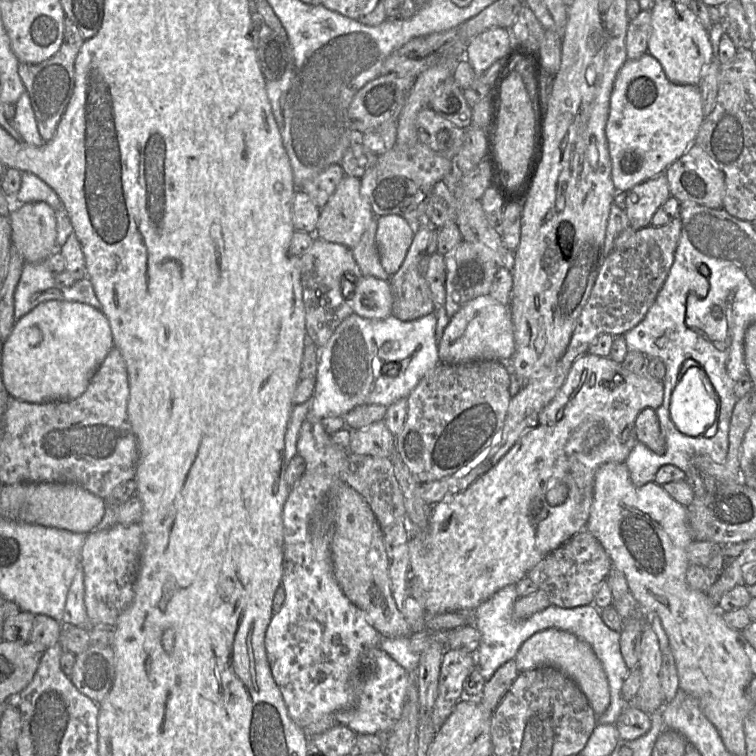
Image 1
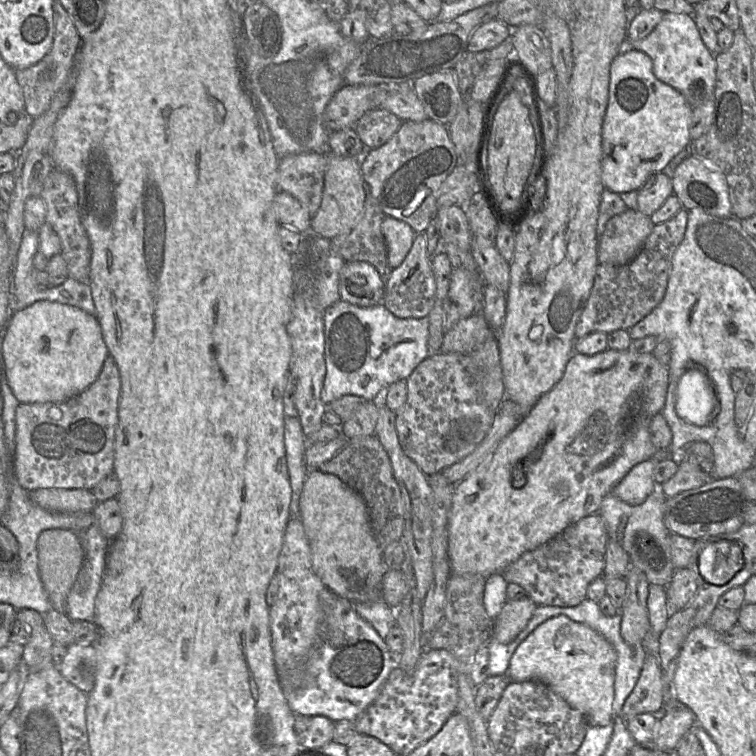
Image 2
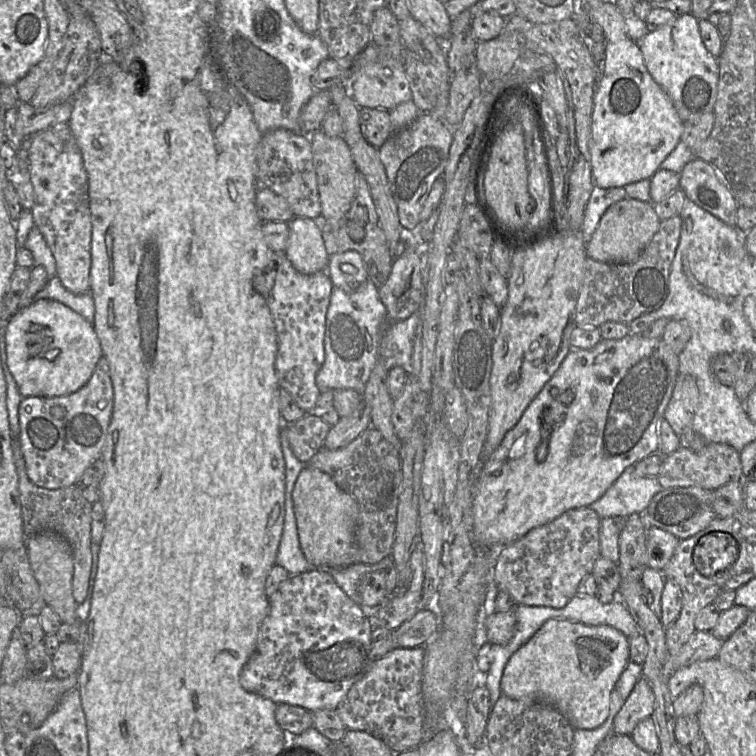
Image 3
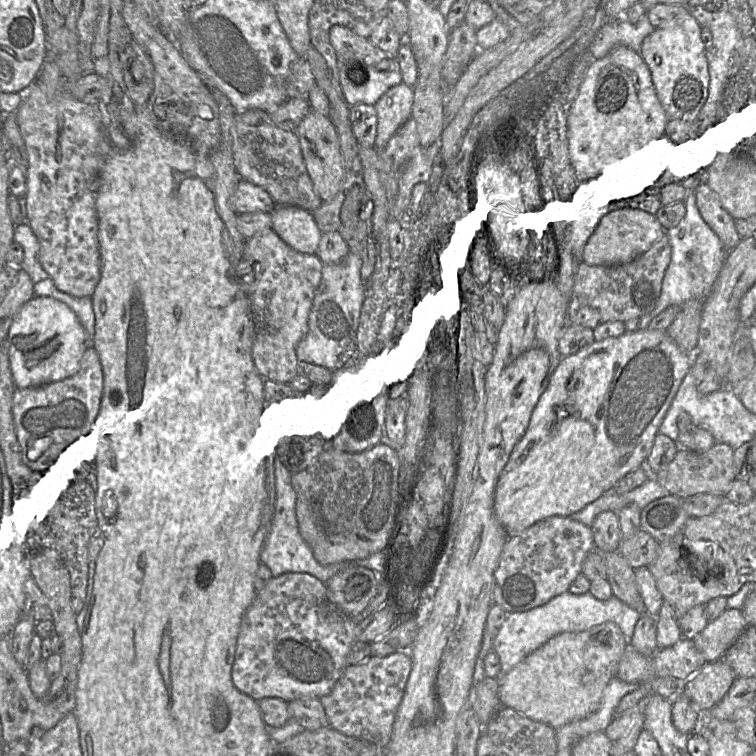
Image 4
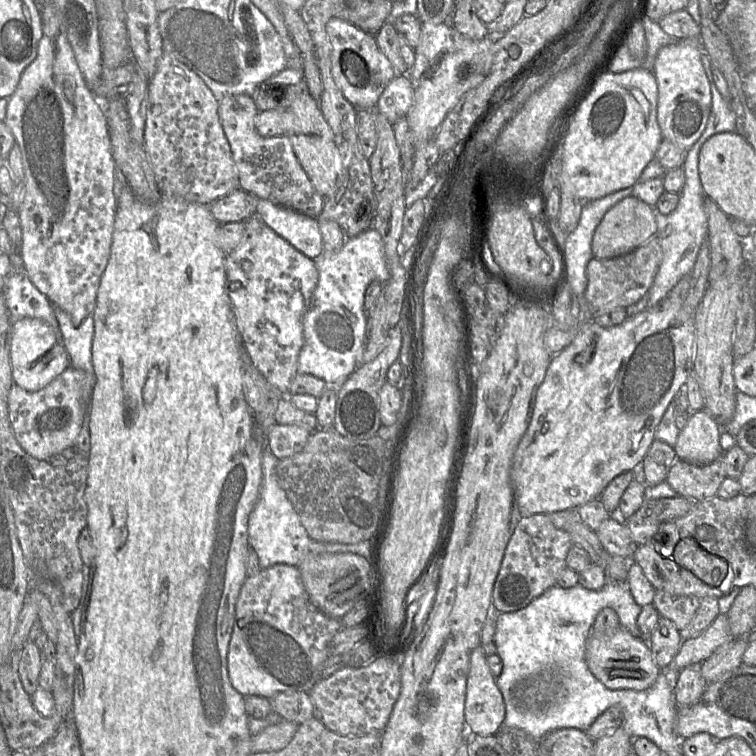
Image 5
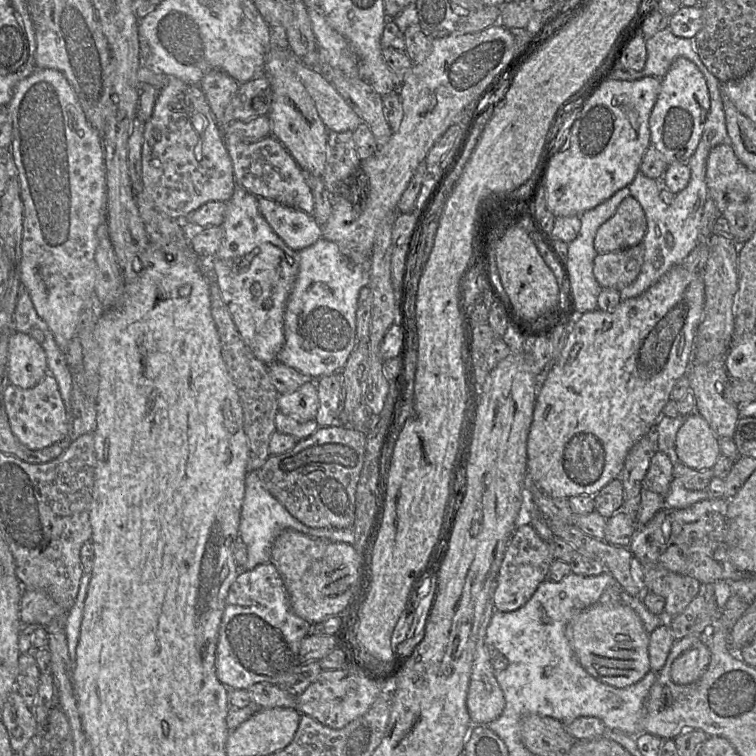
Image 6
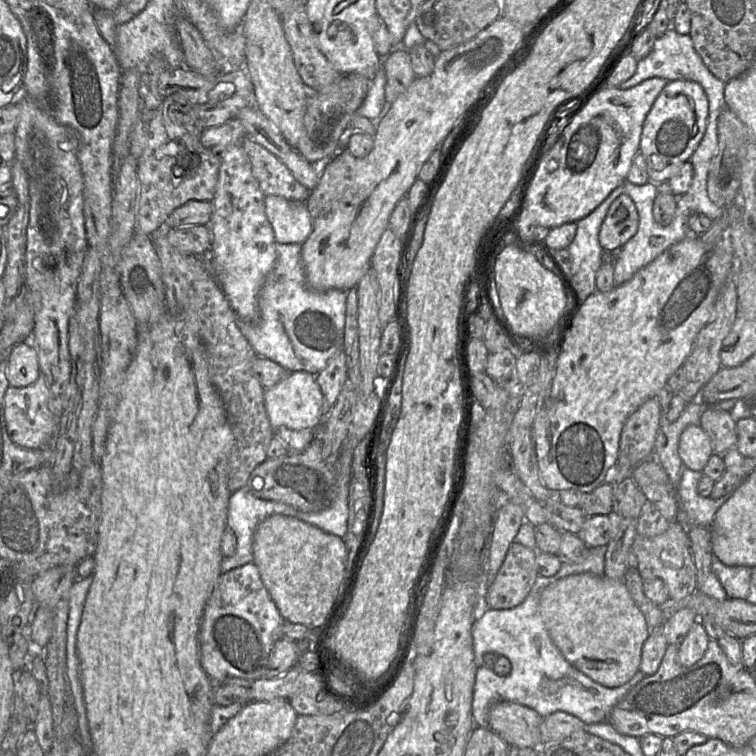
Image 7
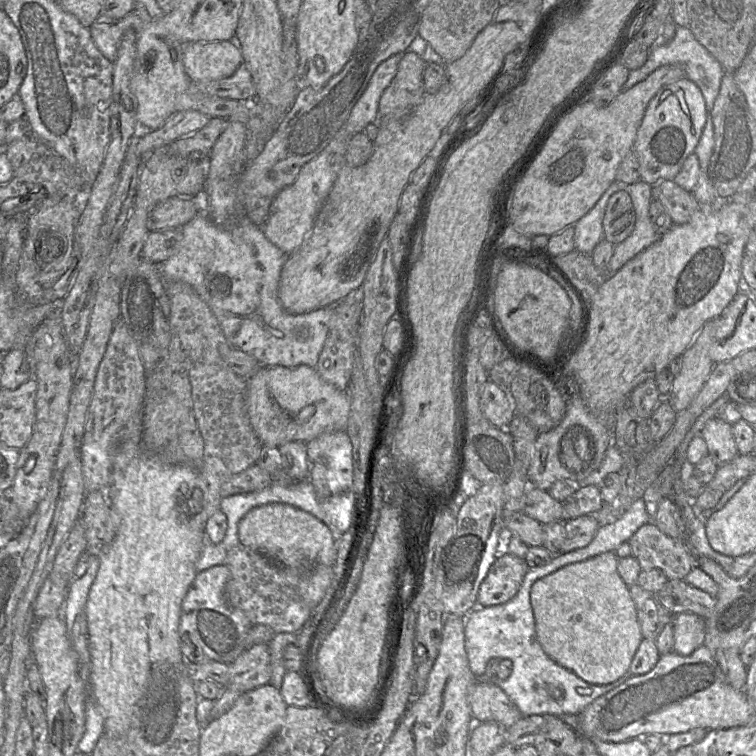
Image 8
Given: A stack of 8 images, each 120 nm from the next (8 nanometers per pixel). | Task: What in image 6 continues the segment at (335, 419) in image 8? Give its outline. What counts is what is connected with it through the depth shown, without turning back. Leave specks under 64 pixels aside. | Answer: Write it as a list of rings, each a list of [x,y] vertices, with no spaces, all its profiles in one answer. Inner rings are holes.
[[[307,381],[297,390],[281,394],[278,398],[278,411],[298,420],[315,419],[319,407],[315,381]]]

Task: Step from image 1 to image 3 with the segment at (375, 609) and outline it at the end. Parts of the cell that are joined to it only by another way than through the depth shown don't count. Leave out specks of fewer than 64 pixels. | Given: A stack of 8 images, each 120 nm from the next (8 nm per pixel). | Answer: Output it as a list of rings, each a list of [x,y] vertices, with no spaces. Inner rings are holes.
[[[305,466],[297,477],[292,492],[300,548],[315,568],[351,565],[349,550],[354,542],[358,519],[356,499],[341,489],[332,477],[313,467]]]

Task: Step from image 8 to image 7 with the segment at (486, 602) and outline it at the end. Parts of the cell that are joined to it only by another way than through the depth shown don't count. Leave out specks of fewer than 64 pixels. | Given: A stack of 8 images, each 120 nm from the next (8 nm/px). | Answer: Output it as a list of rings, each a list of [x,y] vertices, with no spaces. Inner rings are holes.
[[[513,542],[497,572],[486,590],[486,601],[492,609],[510,609],[521,604],[531,591],[537,576],[536,556],[538,550]]]

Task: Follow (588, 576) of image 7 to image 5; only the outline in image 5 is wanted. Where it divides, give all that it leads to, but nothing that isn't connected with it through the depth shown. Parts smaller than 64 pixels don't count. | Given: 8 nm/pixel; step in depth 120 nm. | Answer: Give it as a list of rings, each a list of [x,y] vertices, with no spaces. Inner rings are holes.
[[[621,626],[611,634],[591,631],[586,640],[585,661],[592,674],[612,690],[648,689],[661,673],[661,669],[654,661],[648,642],[641,637],[632,636]]]

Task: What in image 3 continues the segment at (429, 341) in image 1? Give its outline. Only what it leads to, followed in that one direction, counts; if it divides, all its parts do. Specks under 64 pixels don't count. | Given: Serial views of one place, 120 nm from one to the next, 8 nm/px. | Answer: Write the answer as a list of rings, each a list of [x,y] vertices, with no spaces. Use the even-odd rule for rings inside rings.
[[[369,279],[353,293],[332,287],[324,331],[325,359],[315,378],[320,393],[348,388],[363,394],[377,361],[383,361],[388,370],[396,366],[409,367],[419,310],[404,320],[389,321],[378,296],[379,289]]]

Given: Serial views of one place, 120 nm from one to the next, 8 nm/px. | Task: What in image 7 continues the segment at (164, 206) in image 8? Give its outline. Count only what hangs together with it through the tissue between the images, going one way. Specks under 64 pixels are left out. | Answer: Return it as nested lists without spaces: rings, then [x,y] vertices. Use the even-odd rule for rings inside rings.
[[[190,200],[176,208],[166,219],[167,228],[209,226],[213,212],[211,201]]]

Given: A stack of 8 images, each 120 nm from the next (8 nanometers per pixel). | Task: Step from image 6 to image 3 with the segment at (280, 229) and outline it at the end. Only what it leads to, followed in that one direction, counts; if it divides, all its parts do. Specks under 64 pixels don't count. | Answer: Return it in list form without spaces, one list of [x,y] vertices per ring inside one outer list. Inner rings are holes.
[[[294,217],[288,222],[289,237],[285,255],[302,274],[326,271],[329,255],[326,252],[318,221]]]

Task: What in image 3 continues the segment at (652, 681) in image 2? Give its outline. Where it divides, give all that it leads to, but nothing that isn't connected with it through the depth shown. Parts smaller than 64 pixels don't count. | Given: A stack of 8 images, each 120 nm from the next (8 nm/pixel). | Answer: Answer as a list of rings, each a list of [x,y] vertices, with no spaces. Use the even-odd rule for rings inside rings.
[[[643,676],[636,682],[633,690],[613,720],[612,732],[619,735],[631,735],[636,725],[654,710],[654,692]]]

